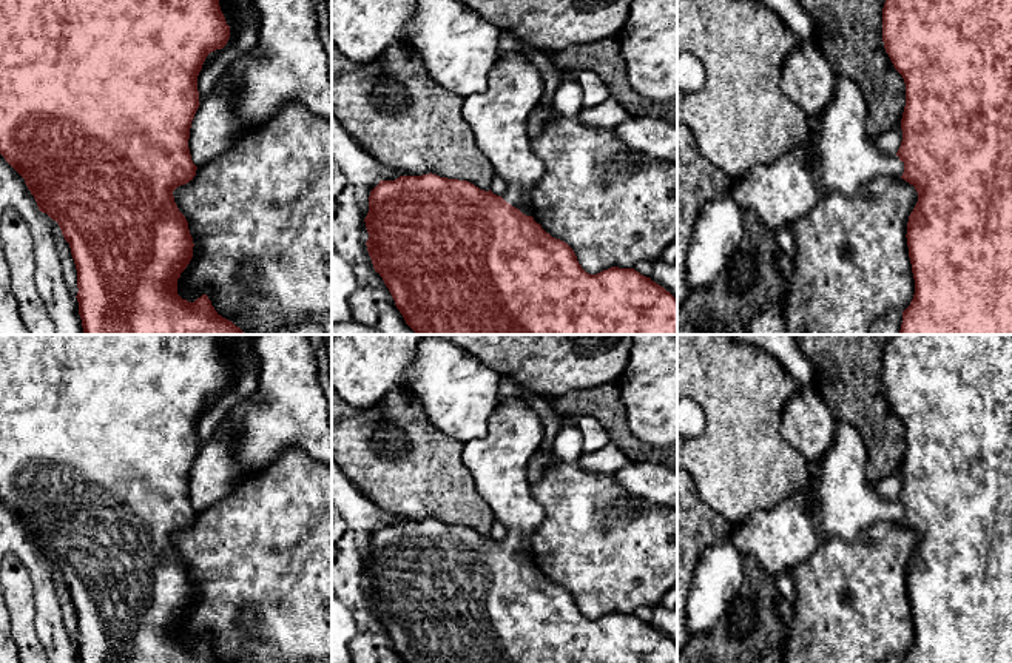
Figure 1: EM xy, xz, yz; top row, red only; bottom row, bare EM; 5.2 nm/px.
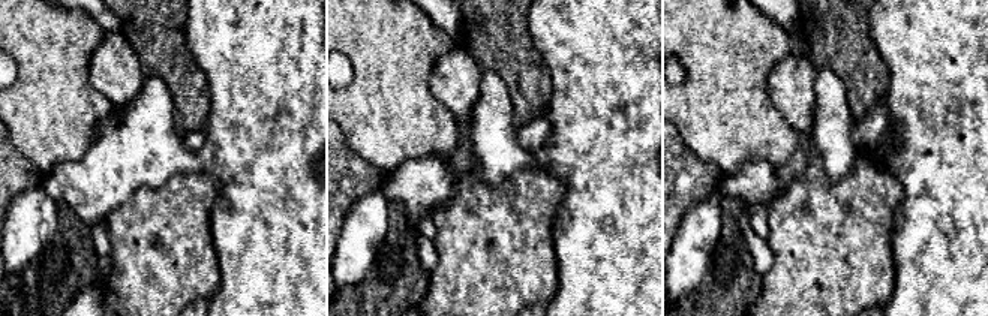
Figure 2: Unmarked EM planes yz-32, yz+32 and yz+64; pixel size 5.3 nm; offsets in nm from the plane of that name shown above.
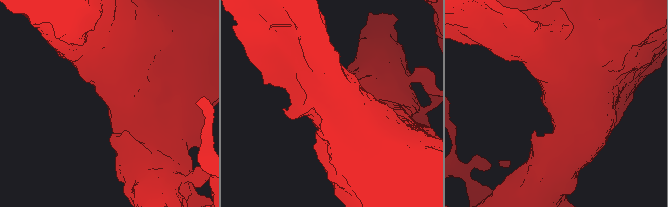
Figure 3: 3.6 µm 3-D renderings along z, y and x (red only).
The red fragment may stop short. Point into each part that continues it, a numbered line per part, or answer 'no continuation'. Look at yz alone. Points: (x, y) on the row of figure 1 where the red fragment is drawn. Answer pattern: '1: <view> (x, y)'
1: yz (839, 156)

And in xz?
1: xz (497, 117)

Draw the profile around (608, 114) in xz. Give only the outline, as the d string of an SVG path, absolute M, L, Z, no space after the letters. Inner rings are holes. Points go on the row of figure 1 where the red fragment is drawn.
M612 97L591 108L583 106L577 116L586 126L608 130L616 128L619 123L631 117Z

